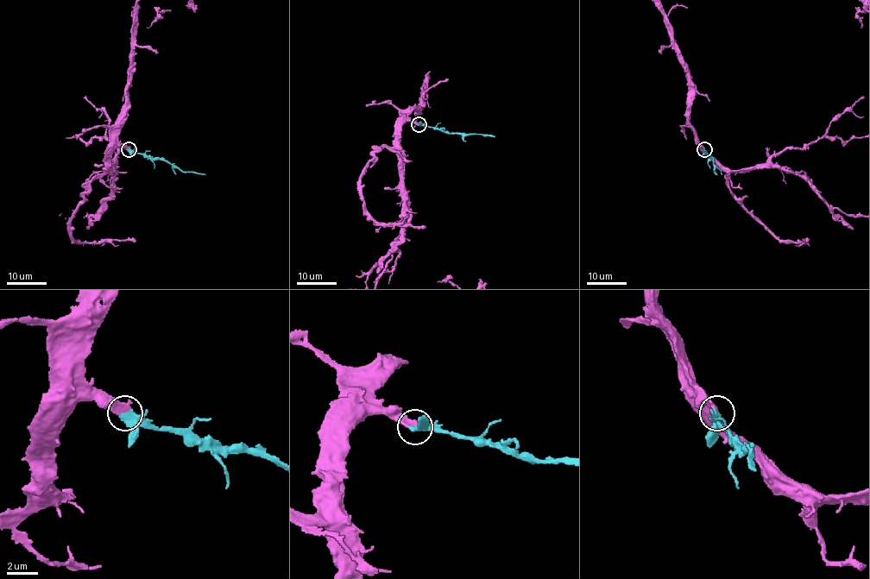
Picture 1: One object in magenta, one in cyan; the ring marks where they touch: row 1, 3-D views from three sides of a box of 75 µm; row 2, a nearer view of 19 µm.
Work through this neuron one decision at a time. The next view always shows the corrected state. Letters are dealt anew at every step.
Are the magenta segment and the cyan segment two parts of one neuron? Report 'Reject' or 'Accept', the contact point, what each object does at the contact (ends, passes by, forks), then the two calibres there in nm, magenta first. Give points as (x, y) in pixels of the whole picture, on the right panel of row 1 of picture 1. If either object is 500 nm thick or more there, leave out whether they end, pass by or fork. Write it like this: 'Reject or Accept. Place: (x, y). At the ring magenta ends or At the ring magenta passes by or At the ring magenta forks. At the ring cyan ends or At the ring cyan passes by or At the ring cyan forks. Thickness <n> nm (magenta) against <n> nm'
Accept. Place: (704, 149). At the ring magenta ends. At the ring cyan ends. Thickness 400 nm (magenta) against 480 nm

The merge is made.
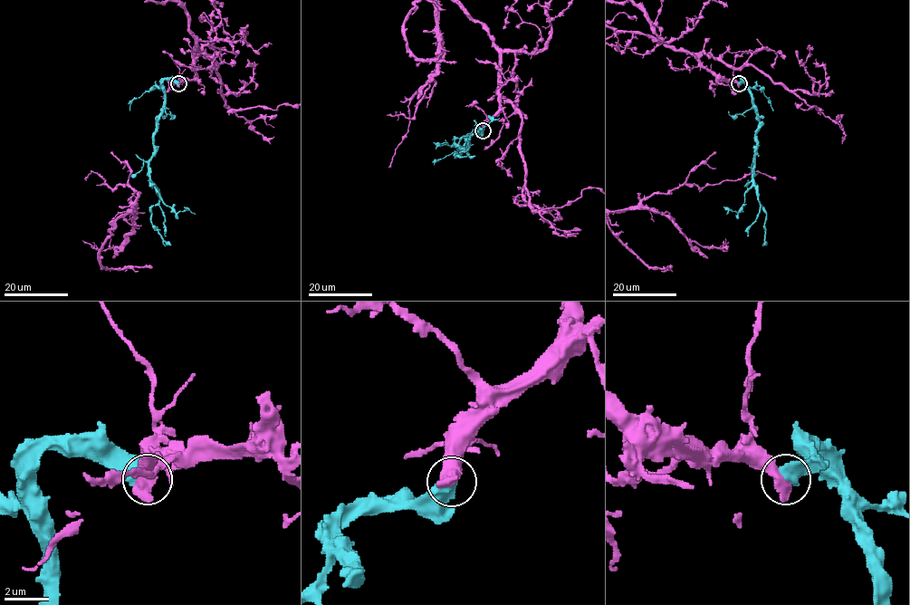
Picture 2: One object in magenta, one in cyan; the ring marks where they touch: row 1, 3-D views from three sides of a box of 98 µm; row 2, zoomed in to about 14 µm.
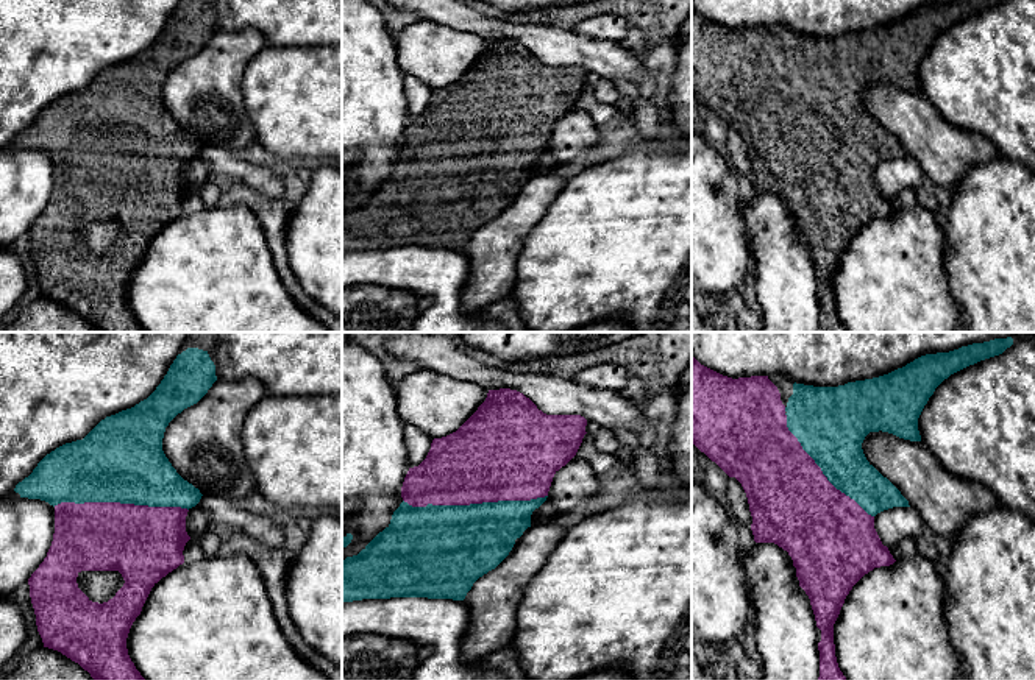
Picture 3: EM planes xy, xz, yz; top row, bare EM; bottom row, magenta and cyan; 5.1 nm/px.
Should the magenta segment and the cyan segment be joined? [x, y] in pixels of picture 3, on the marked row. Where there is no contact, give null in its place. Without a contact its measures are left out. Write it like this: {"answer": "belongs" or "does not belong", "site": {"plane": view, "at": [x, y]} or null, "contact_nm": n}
{"answer": "belongs", "site": {"plane": "xz", "at": [475, 502]}, "contact_nm": 750}

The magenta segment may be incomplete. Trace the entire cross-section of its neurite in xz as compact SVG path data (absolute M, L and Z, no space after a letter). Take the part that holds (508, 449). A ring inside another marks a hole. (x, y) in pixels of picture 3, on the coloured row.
M489 390L485 401L456 432L434 438L426 459L409 468L401 487L403 502L390 524L357 555L342 560L342 602L390 597L464 600L473 583L495 569L531 527L532 512L546 501L554 474L576 455L585 426L581 415L543 413L517 390Z

